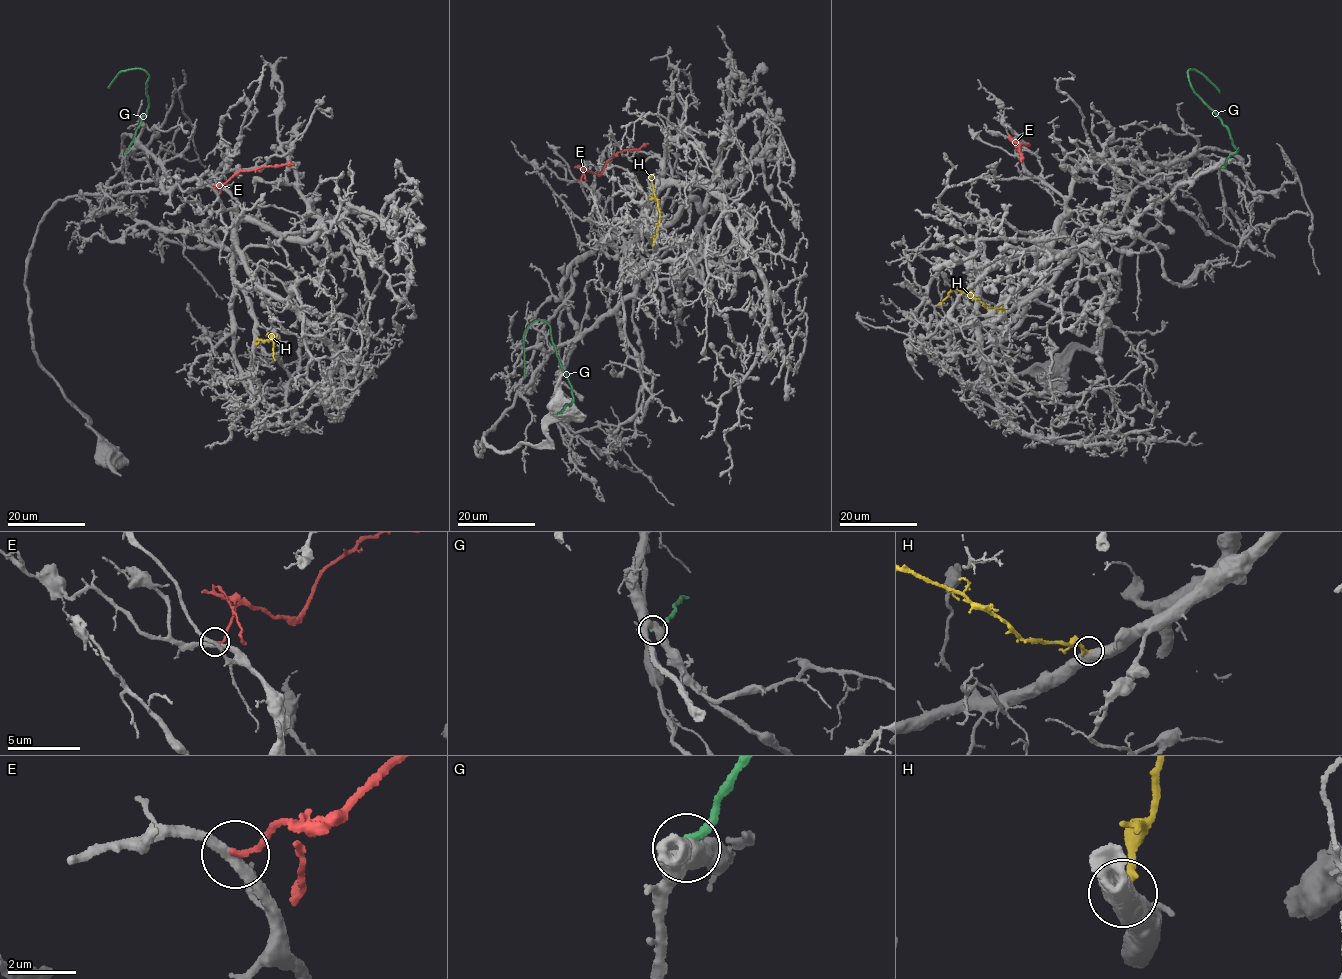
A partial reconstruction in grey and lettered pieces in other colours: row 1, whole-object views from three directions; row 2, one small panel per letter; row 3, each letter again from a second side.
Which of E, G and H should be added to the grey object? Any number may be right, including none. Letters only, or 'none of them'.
E

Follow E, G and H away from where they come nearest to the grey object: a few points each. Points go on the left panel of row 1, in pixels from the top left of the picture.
E: (213, 188), (226, 184), (239, 171), (293, 164)
G: (125, 153), (148, 108), (148, 73), (141, 69), (122, 71), (108, 88)
H: (254, 342), (267, 341), (272, 336), (275, 360)

